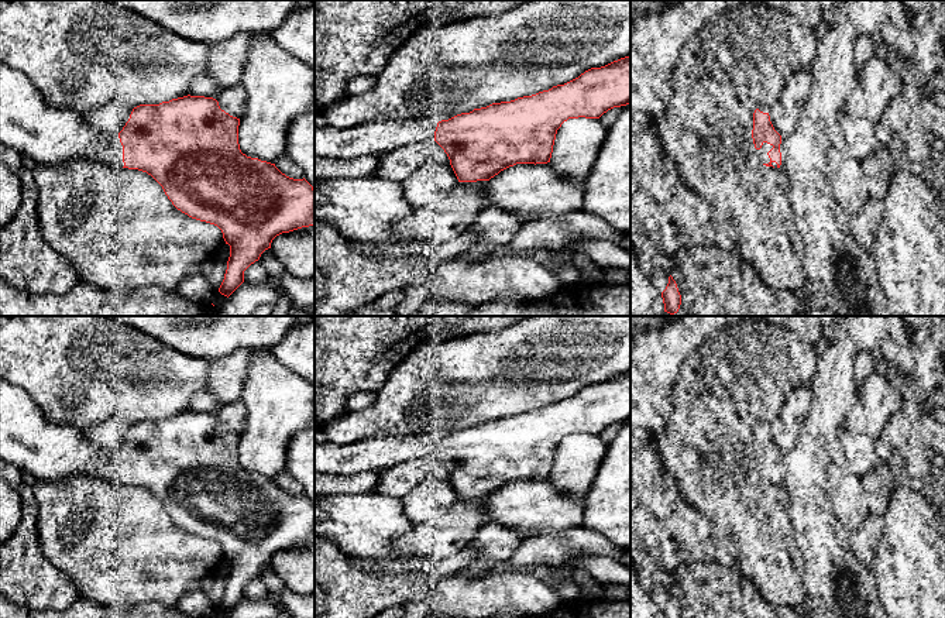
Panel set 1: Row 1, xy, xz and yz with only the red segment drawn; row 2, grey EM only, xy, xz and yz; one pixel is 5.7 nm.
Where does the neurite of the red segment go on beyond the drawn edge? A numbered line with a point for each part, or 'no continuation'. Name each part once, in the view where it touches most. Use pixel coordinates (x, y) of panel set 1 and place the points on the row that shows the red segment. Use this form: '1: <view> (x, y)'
1: yz (766, 147)

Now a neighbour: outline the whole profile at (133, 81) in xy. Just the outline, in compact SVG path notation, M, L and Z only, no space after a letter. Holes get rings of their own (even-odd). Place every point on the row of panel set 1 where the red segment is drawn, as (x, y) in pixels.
M0 0L0 62L23 72L59 109L87 113L111 100L137 107L188 96L190 82L206 75L212 47L182 38L111 0Z

